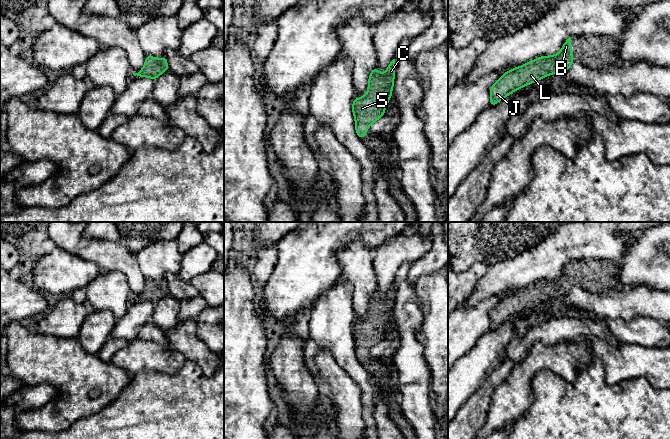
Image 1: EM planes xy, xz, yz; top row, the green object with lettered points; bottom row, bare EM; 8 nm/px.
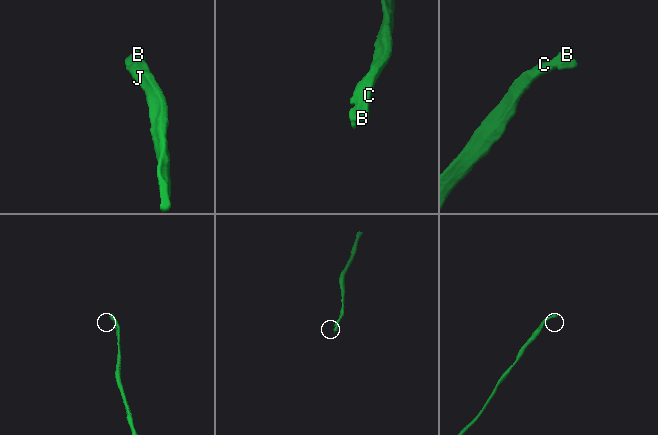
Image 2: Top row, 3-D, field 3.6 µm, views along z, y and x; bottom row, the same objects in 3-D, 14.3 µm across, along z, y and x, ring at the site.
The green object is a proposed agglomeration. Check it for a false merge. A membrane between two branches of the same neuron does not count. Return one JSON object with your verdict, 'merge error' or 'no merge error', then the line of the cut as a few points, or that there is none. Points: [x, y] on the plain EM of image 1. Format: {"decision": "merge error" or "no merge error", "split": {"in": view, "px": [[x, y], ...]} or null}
{"decision": "no merge error", "split": null}

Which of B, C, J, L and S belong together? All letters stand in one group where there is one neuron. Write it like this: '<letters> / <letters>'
B C J L S

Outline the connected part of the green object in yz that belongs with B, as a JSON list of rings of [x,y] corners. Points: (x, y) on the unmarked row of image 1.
[[[571,261],[562,270],[559,277],[551,280],[540,280],[536,284],[505,296],[490,312],[490,328],[495,330],[500,324],[528,308],[567,295],[574,287],[571,274]]]

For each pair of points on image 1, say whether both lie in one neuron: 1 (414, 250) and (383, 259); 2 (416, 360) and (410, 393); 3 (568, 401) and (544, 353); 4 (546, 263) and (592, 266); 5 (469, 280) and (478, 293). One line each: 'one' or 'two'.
1: one
2: one
3: two
4: two
5: two

